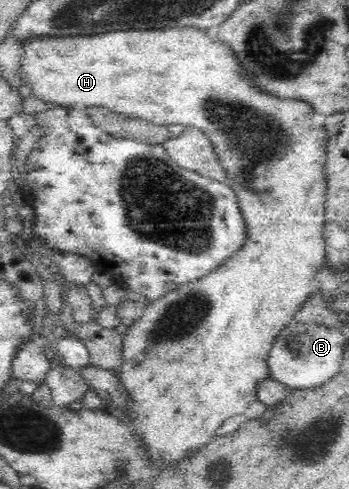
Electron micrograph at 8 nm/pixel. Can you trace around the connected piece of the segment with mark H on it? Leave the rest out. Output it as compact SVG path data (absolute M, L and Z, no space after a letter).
M175 26L164 28L132 29L111 31L107 35L91 35L76 37L29 39L25 41L21 53L21 69L19 74L22 82L31 86L32 94L43 100L43 102L56 103L61 106L73 105L86 108L88 106L103 106L110 110L121 112L127 117L135 119L145 119L159 126L191 125L197 130L203 131L204 135L211 140L215 153L225 170L225 181L237 197L238 209L240 209L242 221L244 221L245 237L239 251L233 252L225 258L217 267L211 268L205 275L194 280L187 280L173 291L162 295L159 299L147 304L139 319L134 324L128 326L124 333L125 340L123 346L123 360L125 365L117 371L117 376L125 382L127 392L131 394L133 403L129 407L127 417L129 425L141 434L147 450L151 452L149 456L155 456L157 460L163 460L163 469L172 466L175 462L189 456L189 451L201 447L201 443L207 443L215 436L223 422L234 415L244 414L246 408L257 401L257 387L261 381L270 378L269 375L269 353L278 339L278 335L301 309L313 294L317 292L317 273L323 269L325 263L325 239L323 239L323 227L325 227L325 193L327 193L327 145L329 145L329 131L325 125L317 125L313 121L315 108L311 102L301 99L290 99L290 97L280 97L276 93L270 93L257 85L247 69L243 67L241 59L237 53L225 43L217 39L209 39L211 31L197 26Z

